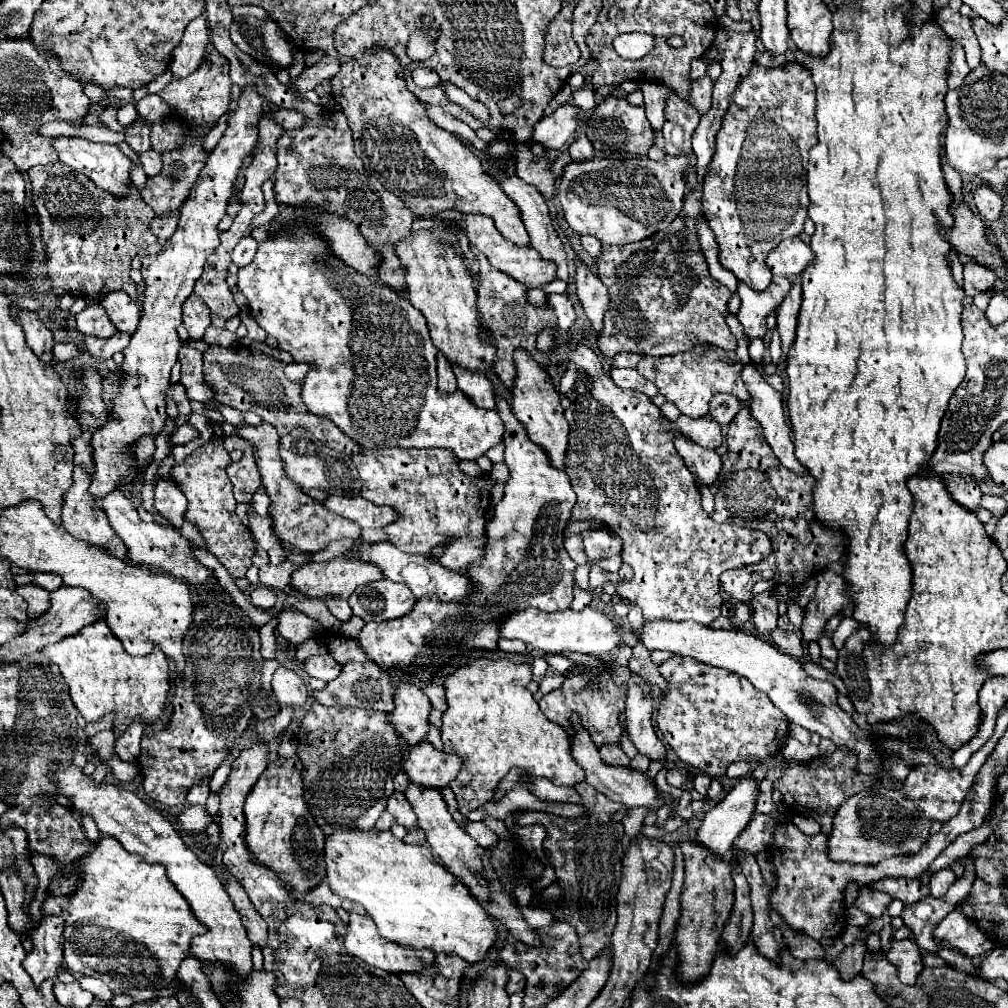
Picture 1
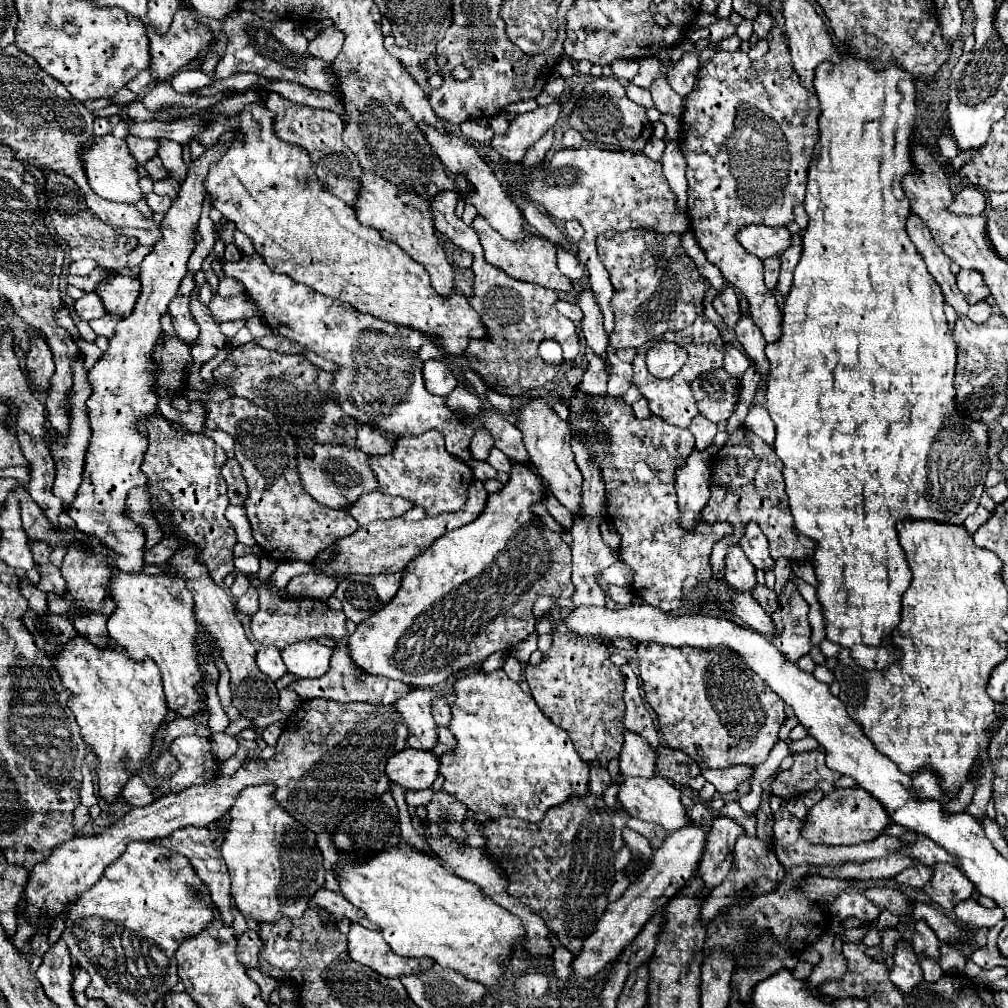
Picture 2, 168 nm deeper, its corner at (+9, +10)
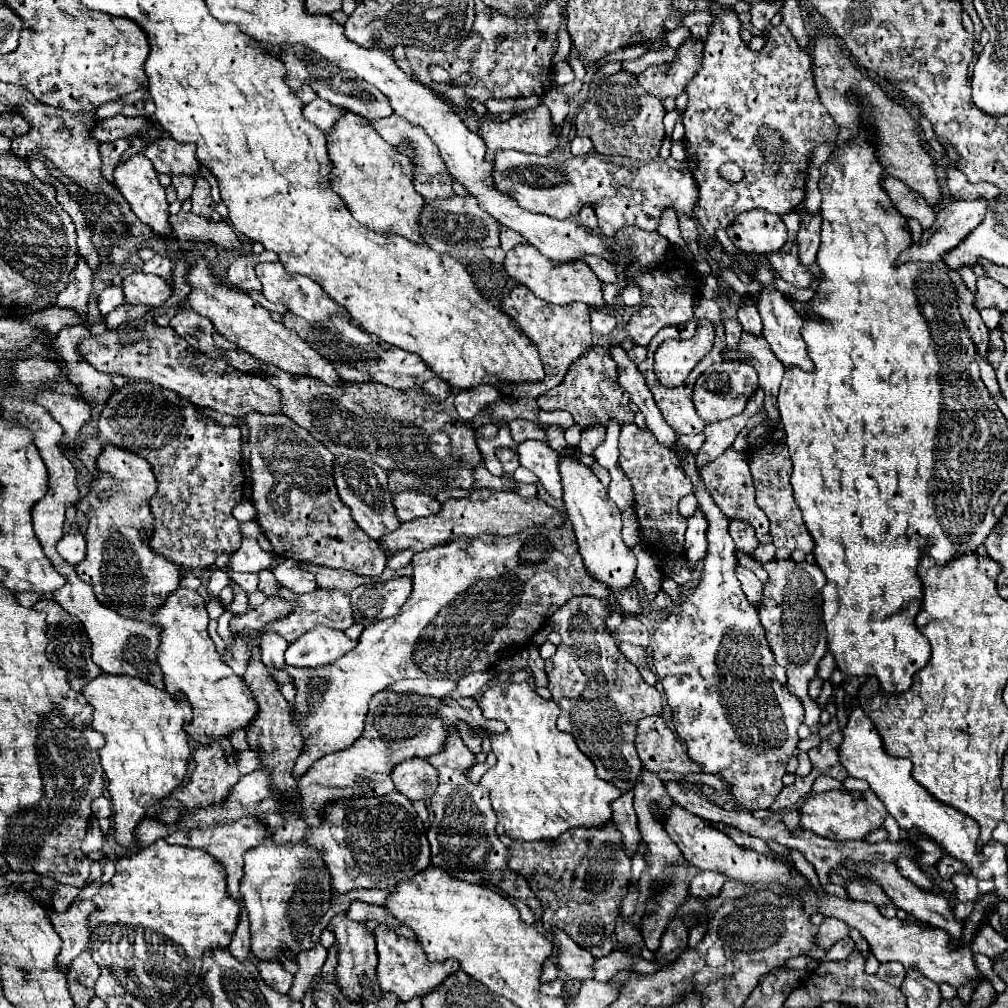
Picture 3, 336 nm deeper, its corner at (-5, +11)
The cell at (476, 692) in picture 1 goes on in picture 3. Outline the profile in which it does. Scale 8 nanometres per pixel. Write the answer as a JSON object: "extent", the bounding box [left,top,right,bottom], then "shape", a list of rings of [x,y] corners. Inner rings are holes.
{"extent":[478,680,622,842],"shape":[[[504,680],[484,690],[480,708],[486,718],[502,720],[508,726],[504,734],[490,738],[498,762],[478,782],[490,790],[492,808],[508,838],[526,842],[558,840],[566,830],[578,826],[598,828],[612,820],[610,802],[622,792],[600,780],[594,764],[578,750],[574,738],[556,728],[560,710],[552,700],[540,698],[528,682],[512,684]]]}

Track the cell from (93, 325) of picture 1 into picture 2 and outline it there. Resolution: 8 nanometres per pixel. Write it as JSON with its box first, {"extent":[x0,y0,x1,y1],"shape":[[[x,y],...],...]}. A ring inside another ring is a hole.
{"extent":[74,293,106,323],"shape":[[[88,293],[74,303],[74,313],[78,315],[80,321],[90,323],[92,319],[100,319],[106,311],[104,311],[104,305],[100,303],[100,297],[96,293]]]}

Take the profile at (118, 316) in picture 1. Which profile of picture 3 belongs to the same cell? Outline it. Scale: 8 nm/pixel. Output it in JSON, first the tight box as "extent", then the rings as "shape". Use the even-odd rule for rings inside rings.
{"extent":[122,272,172,308],"shape":[[[136,272],[132,276],[126,276],[122,286],[126,302],[130,304],[146,304],[150,308],[158,308],[172,296],[170,284],[156,274]]]}

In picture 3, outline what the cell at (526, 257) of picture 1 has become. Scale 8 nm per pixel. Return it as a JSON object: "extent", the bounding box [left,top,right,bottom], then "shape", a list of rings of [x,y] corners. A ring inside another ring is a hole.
{"extent":[504,246,606,308],"shape":[[[516,246],[506,254],[504,270],[514,280],[528,286],[538,298],[552,304],[584,302],[590,308],[598,308],[606,304],[602,296],[602,282],[596,278],[596,274],[588,268],[586,262],[550,262],[546,256],[538,254],[534,246]]]}

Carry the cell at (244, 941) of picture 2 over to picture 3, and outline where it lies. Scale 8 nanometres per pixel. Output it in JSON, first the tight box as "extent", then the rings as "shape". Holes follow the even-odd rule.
{"extent":[258,962,294,994],"shape":[[[258,962],[258,968],[260,968],[260,976],[262,980],[272,988],[276,990],[278,994],[290,994],[290,988],[292,988],[292,980],[294,976],[290,972],[286,972],[282,966],[278,966],[278,962]]]}

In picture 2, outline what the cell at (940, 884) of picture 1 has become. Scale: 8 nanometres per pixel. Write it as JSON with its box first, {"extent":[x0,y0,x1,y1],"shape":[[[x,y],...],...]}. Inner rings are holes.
{"extent":[924,863,974,912],"shape":[[[948,863],[932,865],[932,879],[924,885],[926,895],[946,912],[952,912],[954,905],[968,899],[974,893],[974,883],[970,883],[962,871]]]}

